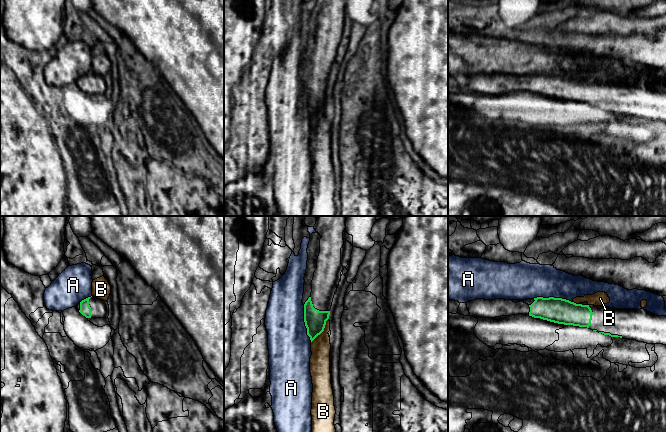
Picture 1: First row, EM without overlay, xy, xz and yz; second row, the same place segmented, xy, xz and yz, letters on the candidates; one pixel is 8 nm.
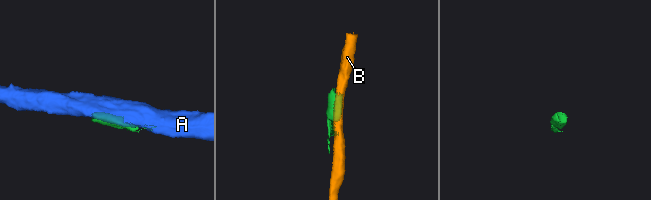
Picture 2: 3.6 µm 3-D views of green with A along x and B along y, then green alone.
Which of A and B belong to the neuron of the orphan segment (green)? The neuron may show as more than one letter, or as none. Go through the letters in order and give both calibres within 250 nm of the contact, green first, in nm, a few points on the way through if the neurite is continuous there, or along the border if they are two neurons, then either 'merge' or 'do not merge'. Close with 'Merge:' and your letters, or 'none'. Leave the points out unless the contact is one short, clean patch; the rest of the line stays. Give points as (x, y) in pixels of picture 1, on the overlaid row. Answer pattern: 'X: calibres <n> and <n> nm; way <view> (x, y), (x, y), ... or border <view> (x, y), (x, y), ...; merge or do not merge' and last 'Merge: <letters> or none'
A: calibres 200 and 280 nm; do not merge
B: calibres 170 and 160 nm; border xz (328, 318), (324, 329), (311, 342); do not merge
Merge: none

